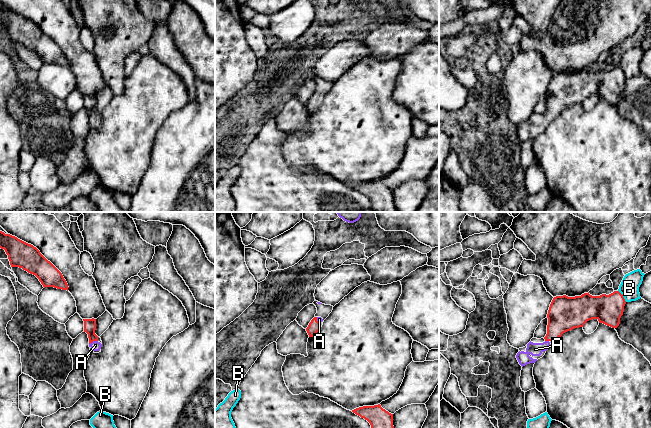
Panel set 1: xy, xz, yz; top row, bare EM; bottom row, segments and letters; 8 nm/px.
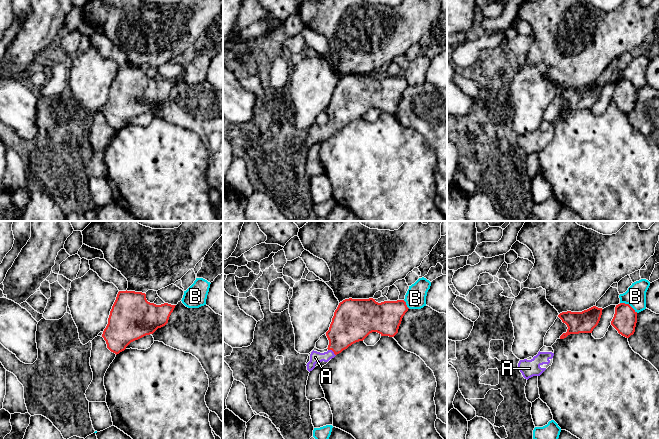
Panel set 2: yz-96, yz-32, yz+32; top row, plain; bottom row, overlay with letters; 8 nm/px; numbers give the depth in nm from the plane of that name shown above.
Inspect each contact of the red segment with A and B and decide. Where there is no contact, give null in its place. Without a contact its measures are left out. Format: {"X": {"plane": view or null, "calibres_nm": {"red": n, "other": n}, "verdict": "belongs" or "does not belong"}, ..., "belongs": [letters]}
{"A": {"plane": "xy", "calibres_nm": {"red": 100, "other": 80}, "verdict": "belongs"}, "B": {"plane": "yz", "calibres_nm": {"red": 240, "other": 160}, "verdict": "does not belong"}, "belongs": ["A"]}

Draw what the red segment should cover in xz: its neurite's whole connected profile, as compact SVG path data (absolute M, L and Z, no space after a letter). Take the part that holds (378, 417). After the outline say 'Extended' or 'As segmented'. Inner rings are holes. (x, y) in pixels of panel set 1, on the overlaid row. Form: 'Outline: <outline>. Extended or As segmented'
Outline: M380 404L359 407L352 412L367 420L371 428L394 428L393 414L383 409Z. As segmented

